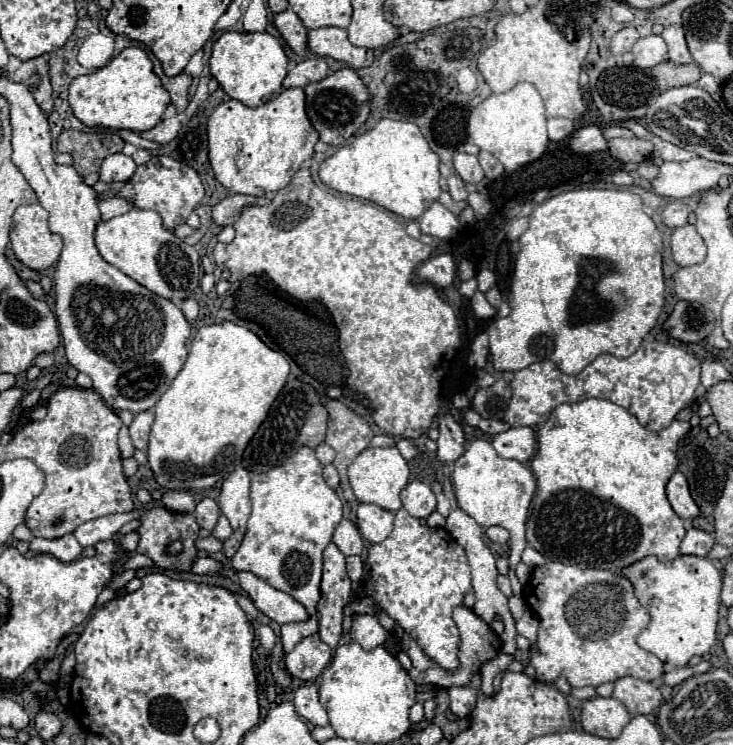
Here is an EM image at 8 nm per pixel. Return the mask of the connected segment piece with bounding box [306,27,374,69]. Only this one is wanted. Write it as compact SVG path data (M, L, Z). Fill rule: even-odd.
M322 27L308 31L308 51L318 57L332 57L336 61L342 61L350 65L352 69L368 67L374 61L374 53L364 47L354 47L344 29L334 27Z

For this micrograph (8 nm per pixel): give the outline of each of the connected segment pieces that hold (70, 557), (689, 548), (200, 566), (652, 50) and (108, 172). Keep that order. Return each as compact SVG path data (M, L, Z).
M66 535L62 539L34 539L30 543L30 551L34 553L48 553L48 555L54 555L56 559L60 561L74 561L80 557L82 553L82 547L80 543L74 539L74 535Z
M688 529L686 537L682 541L680 553L684 555L698 555L698 557L706 557L710 553L710 549L714 547L714 537L706 531L700 529Z
M198 557L196 561L194 561L194 573L198 573L198 575L202 575L202 573L208 573L208 571L216 571L216 569L220 569L222 565L218 563L218 561L214 561L214 559L210 559L210 557Z
M660 35L642 37L634 43L632 55L634 55L634 63L638 67L642 67L642 69L654 67L654 65L666 61L666 43Z
M124 153L110 155L102 161L102 167L98 171L100 181L104 183L118 183L118 181L128 181L136 171L136 163L132 157L126 157Z

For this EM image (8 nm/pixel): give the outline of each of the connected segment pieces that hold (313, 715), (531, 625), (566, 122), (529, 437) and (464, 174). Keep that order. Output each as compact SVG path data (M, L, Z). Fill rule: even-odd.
M314 681L304 683L304 685L296 691L296 695L294 695L294 707L296 707L296 713L298 713L302 719L310 721L312 725L324 727L324 725L330 723L326 709L324 709L324 707L320 705L320 701L318 701L318 687L316 687Z
M526 609L526 613L516 621L516 629L518 629L518 633L520 633L520 635L524 635L524 637L526 637L526 639L530 639L532 643L536 643L538 619L536 619L536 615L534 615L530 609Z
M554 117L548 119L548 137L550 141L562 141L574 131L574 123L566 117Z
M510 427L492 439L492 447L500 457L516 459L520 463L530 461L534 455L534 431L530 427Z
M454 153L454 169L466 183L480 183L484 179L484 171L474 155Z

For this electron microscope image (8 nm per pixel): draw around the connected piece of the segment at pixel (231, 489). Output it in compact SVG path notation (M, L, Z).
M236 469L222 483L218 505L232 525L232 537L224 541L222 549L226 557L234 557L246 535L246 523L250 517L248 491L250 491L250 473L246 473L246 469Z

